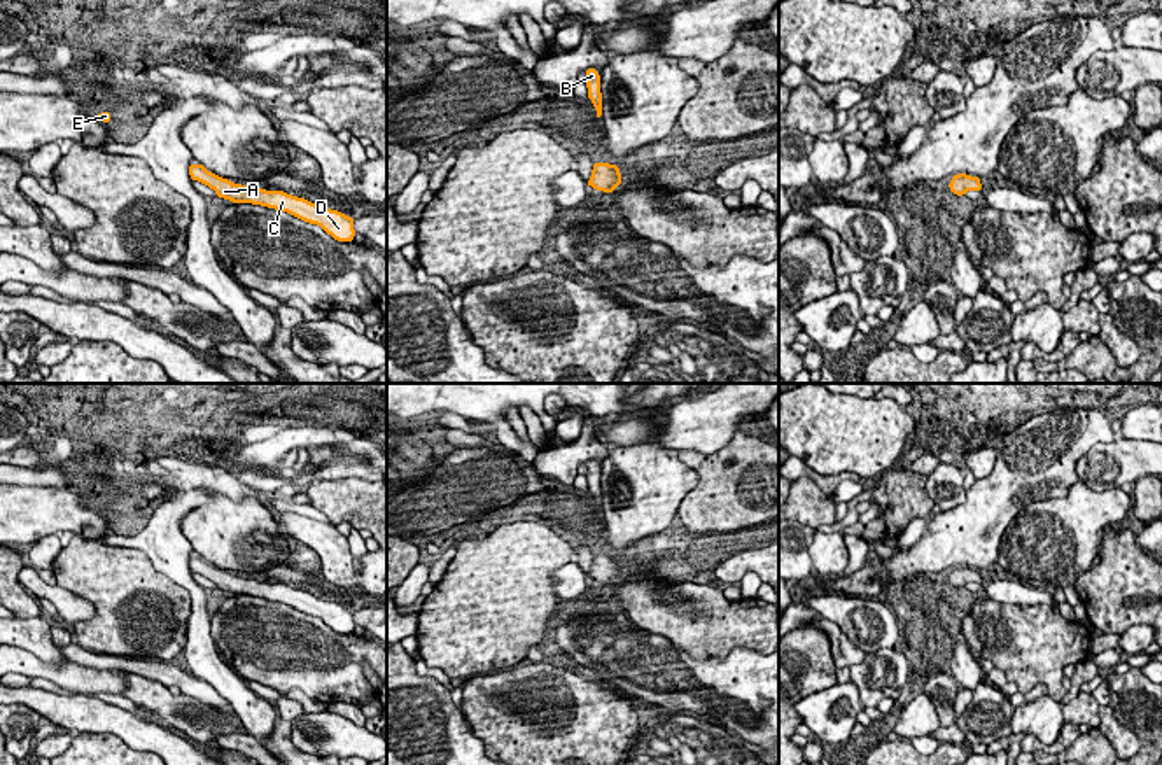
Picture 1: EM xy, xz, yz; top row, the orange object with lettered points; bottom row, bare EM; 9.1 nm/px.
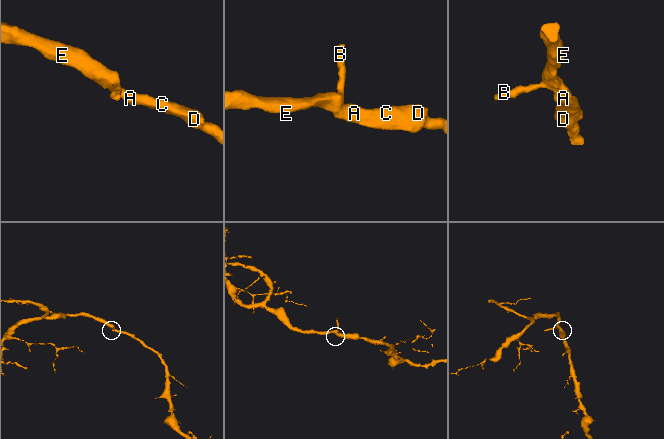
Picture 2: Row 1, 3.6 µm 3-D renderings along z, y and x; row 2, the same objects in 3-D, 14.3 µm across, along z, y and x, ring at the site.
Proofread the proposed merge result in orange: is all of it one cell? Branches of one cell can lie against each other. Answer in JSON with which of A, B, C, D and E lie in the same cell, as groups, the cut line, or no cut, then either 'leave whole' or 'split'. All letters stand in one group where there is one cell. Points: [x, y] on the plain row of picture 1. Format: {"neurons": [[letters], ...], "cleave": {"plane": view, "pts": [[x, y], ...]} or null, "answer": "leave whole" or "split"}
{"neurons": [["A", "B", "C", "D", "E"]], "cleave": null, "answer": "leave whole"}

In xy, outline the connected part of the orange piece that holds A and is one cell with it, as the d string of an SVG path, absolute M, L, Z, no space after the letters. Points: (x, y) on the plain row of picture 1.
M201 555L189 557L189 567L215 583L219 590L233 595L252 595L287 604L304 614L320 618L338 634L352 634L355 628L354 609L338 602L322 600L304 590L287 586L284 583L266 583L257 578L242 578L229 574L208 564Z

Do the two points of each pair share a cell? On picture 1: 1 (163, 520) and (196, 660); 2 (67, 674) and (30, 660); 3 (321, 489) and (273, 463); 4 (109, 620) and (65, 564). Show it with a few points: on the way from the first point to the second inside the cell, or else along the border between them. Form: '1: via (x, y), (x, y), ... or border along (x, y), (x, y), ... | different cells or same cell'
1: via (170, 555), (198, 596), (198, 625) | same cell
2: via (58, 674), (39, 669) | same cell
3: border along (350, 477), (315, 478), (305, 485) | different cells
4: via (109, 606), (79, 576) | same cell

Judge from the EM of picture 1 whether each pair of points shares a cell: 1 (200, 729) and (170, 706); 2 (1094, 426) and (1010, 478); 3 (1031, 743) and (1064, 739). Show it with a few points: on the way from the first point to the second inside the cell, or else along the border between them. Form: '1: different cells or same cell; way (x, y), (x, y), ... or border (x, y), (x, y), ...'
1: same cell; way (193, 722), (177, 711)
2: same cell; way (1073, 449), (1061, 466), (1033, 475)
3: same cell; way (1040, 746), (1056, 746)

